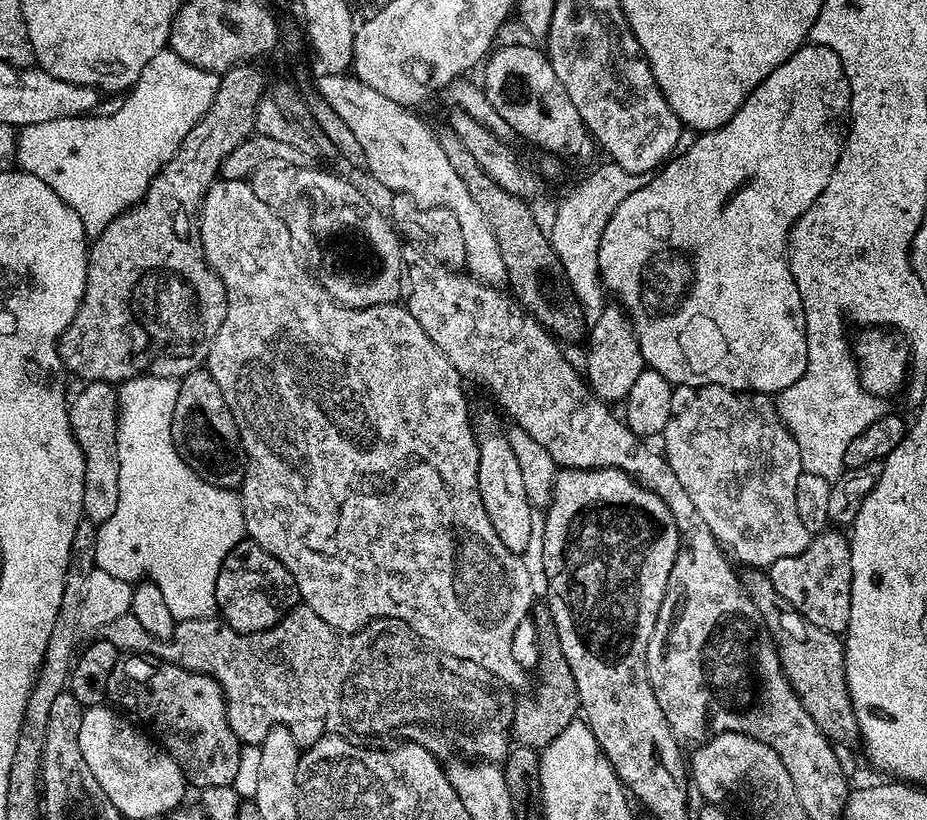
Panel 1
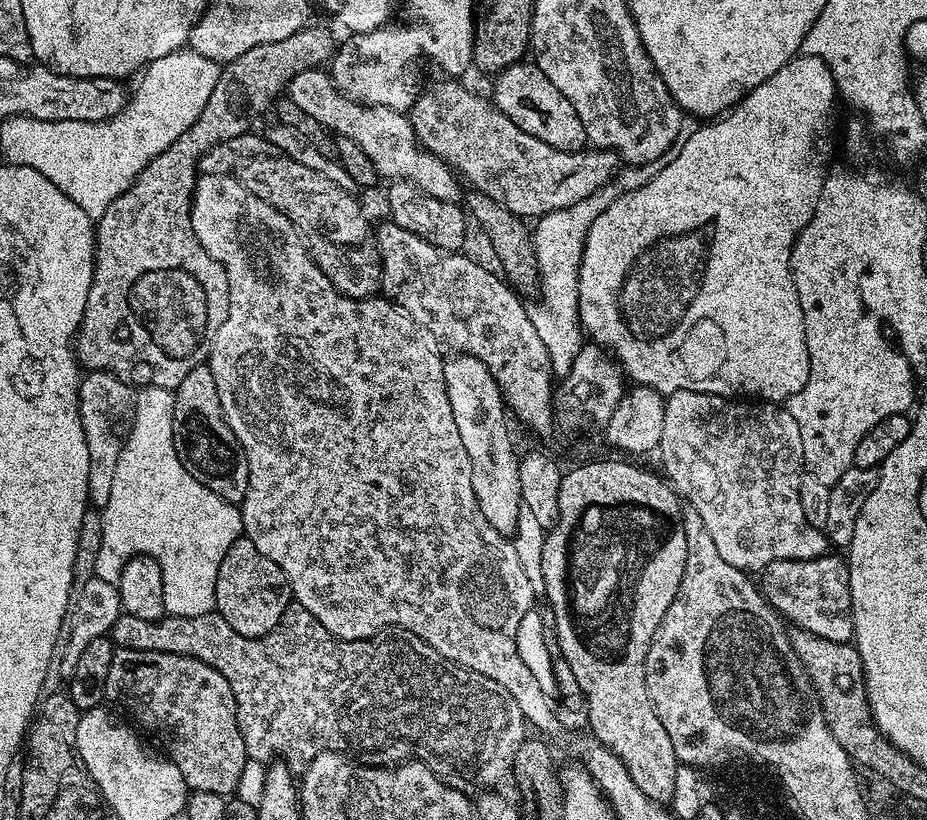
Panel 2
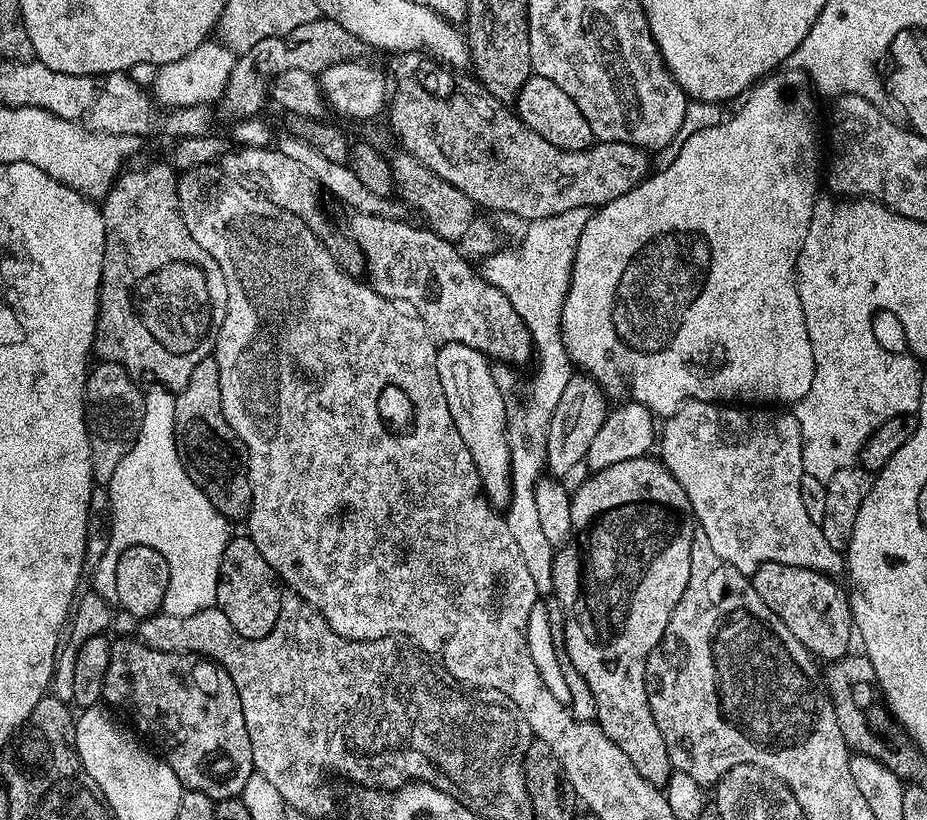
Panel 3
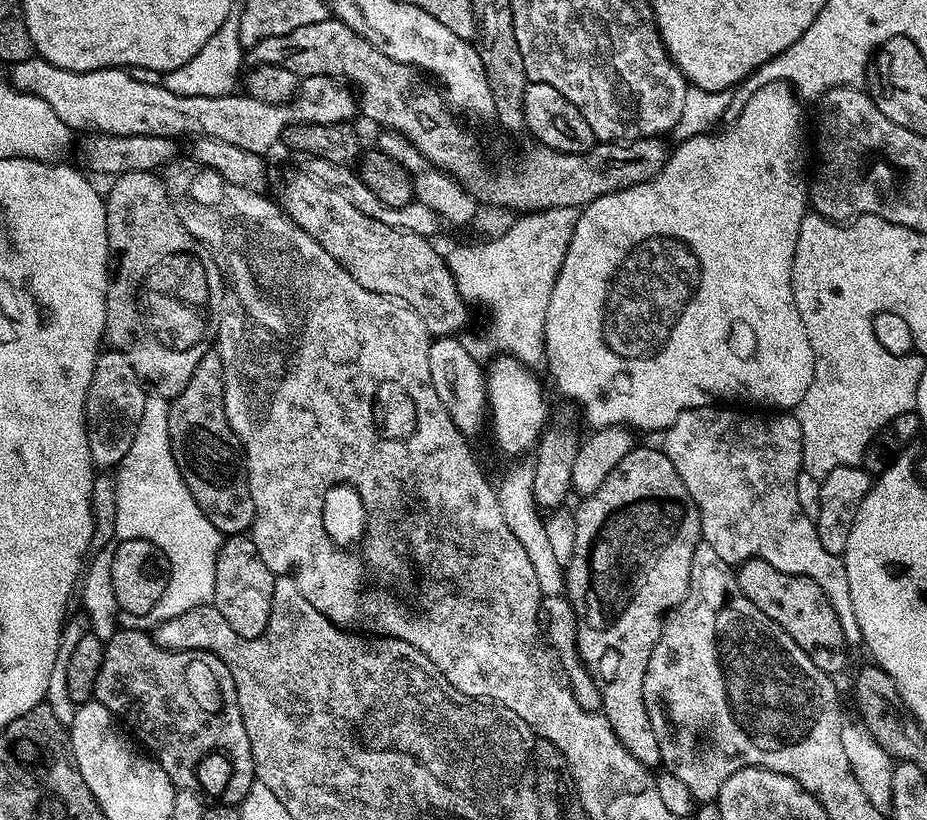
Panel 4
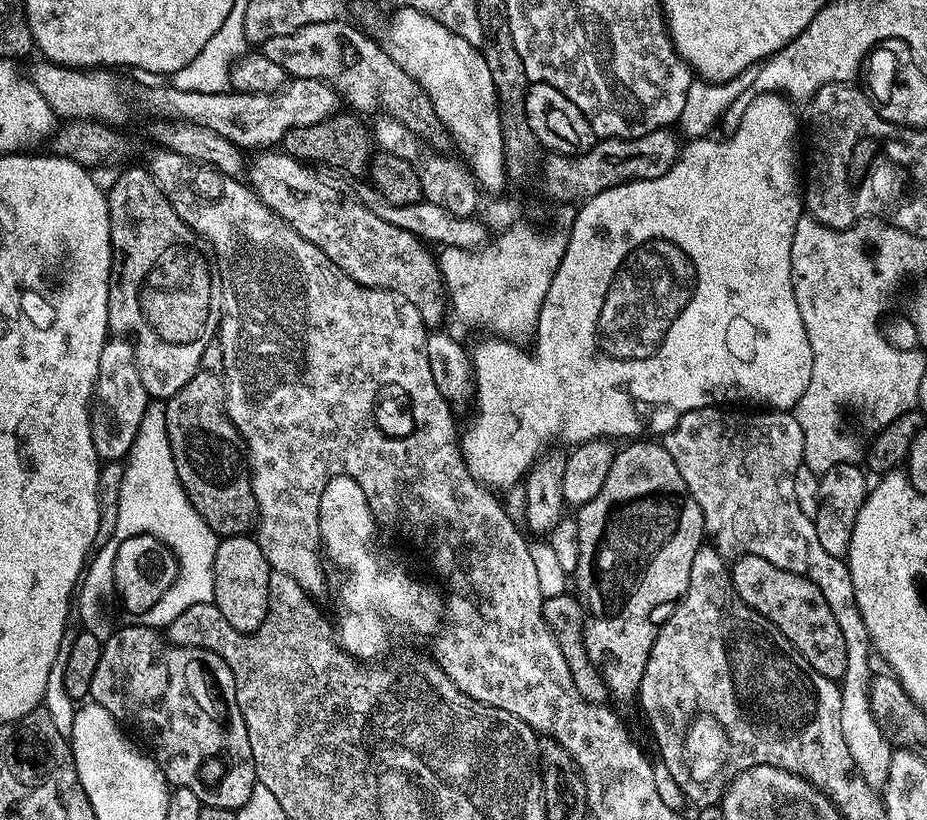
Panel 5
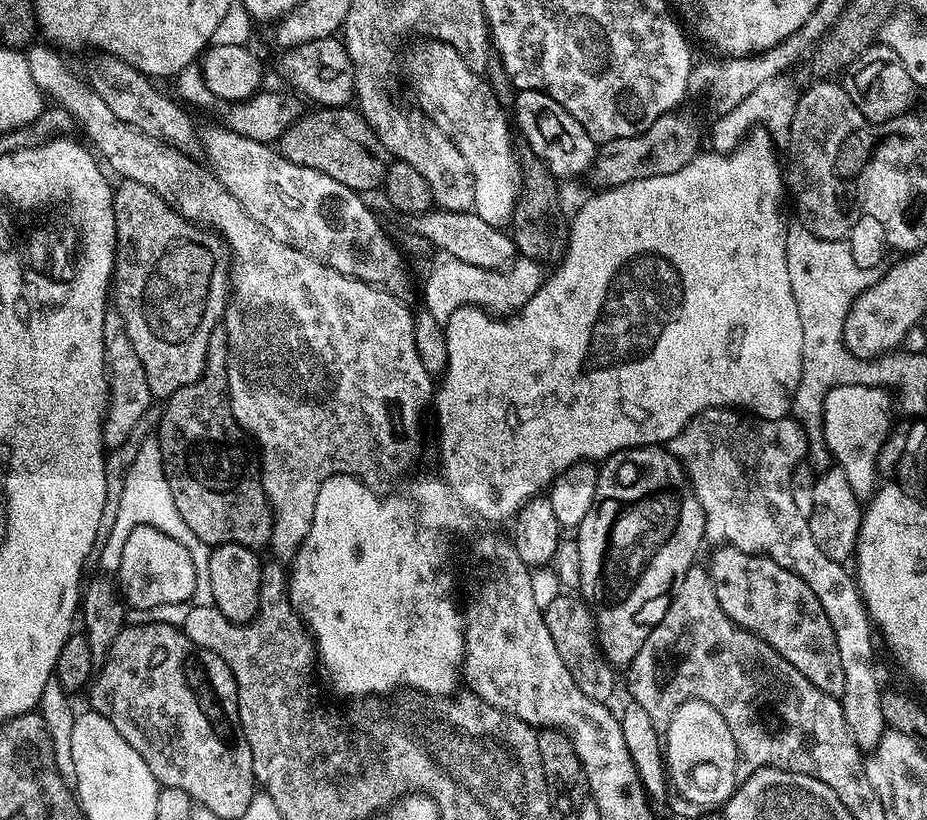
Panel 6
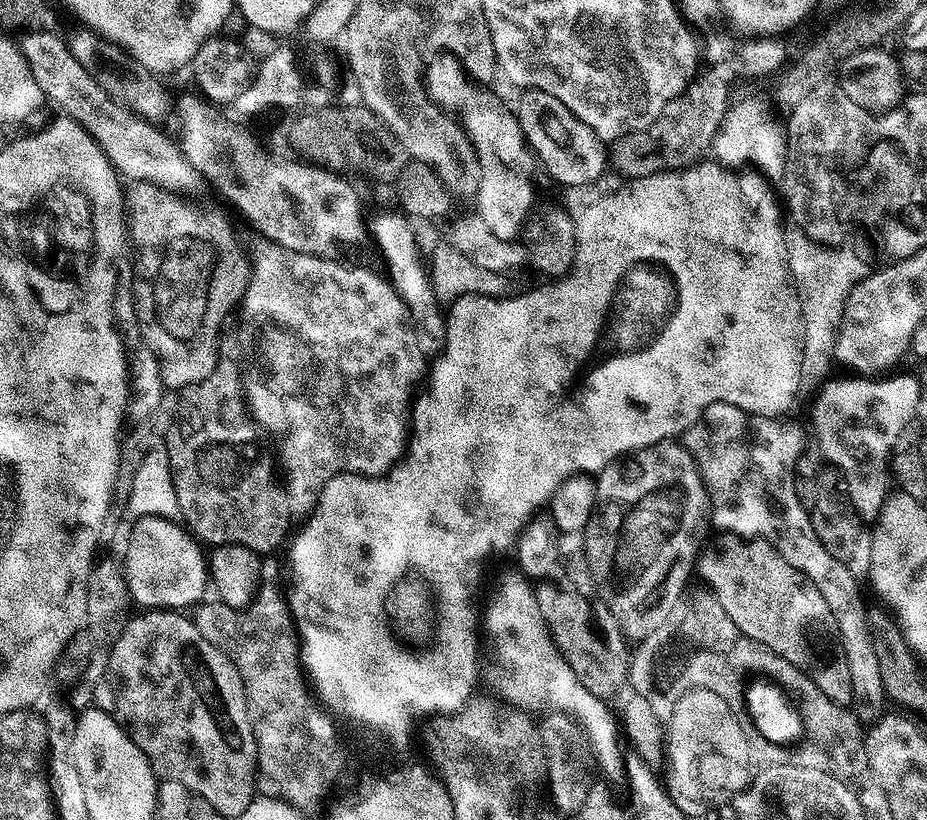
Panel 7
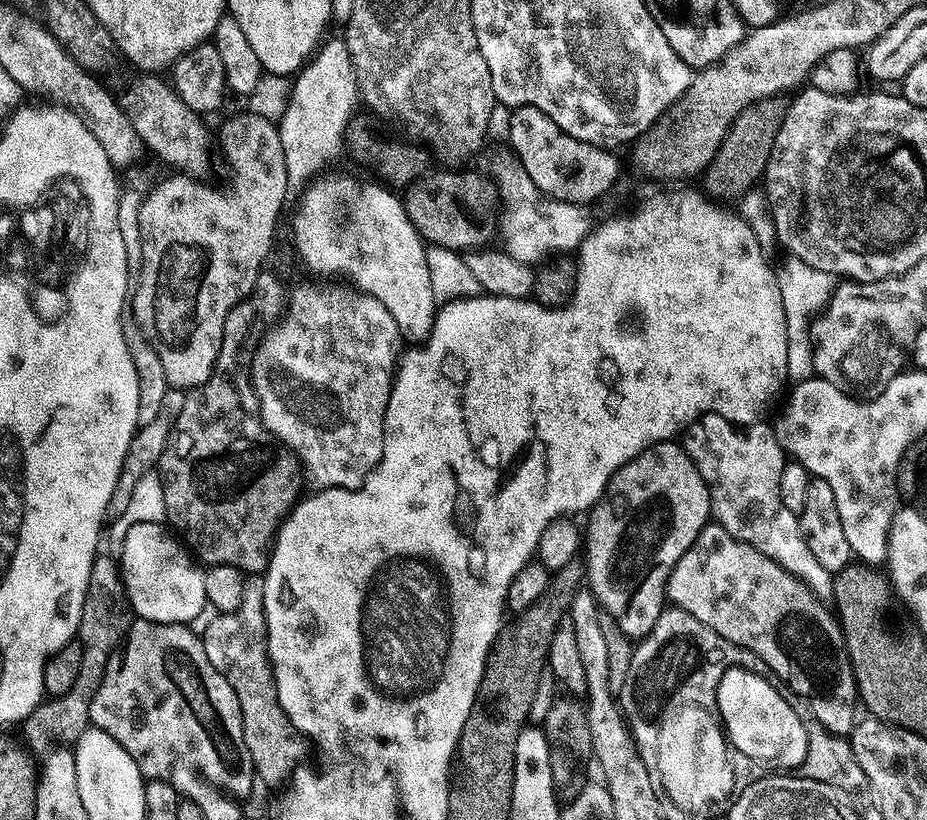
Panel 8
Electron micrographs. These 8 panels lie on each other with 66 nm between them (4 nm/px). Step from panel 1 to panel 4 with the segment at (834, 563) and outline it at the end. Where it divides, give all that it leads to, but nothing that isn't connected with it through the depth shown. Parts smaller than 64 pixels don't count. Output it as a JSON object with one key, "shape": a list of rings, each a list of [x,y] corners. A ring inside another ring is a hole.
{"shape":[[[745,560],[739,565],[736,572],[736,581],[740,592],[766,614],[766,618],[774,618],[802,650],[818,666],[818,670],[829,674],[837,674],[848,664],[848,652],[850,645],[842,632],[842,626],[838,622],[838,614],[834,612],[834,606],[826,598],[826,594],[813,580],[805,576],[786,574],[765,560]]]}

